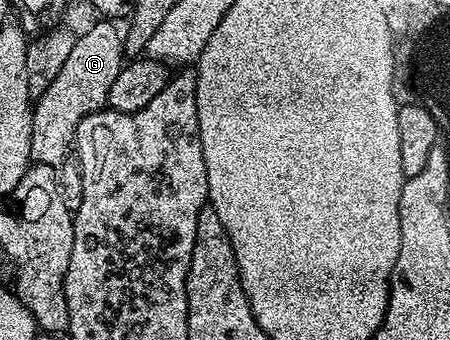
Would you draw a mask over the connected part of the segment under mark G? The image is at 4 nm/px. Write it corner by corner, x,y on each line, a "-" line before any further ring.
99,21
88,29
84,35
80,34
75,40
73,49
65,57
65,65
61,65
61,73
53,77
53,85
45,89
45,93
37,96
33,103
31,113
31,162
40,163
46,167
57,169
66,161
66,157
72,154
77,125
85,117
89,117
95,111
104,110
107,107
109,89
113,81
117,81
117,73
125,65
125,52
123,50
123,35
114,22

